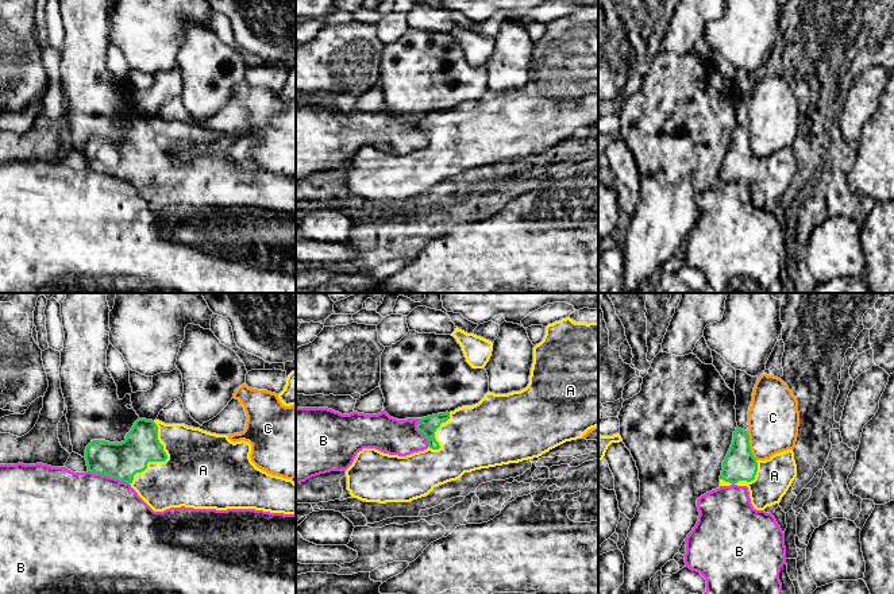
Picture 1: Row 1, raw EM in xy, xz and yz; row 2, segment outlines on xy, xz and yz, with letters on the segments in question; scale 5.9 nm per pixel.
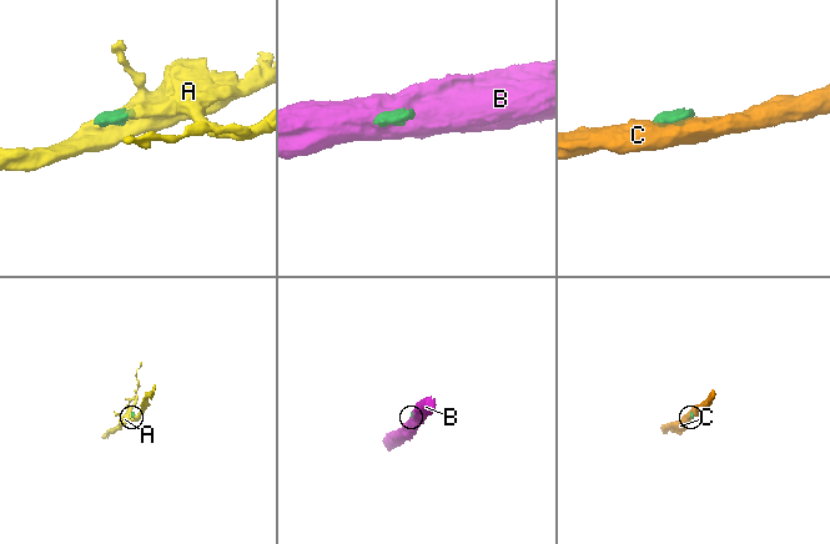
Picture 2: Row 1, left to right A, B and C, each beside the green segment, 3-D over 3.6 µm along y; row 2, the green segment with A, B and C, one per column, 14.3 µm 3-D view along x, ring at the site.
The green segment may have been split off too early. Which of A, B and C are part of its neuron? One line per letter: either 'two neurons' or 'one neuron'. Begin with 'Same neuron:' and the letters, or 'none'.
Same neuron: A
A: one neuron
B: two neurons
C: two neurons

